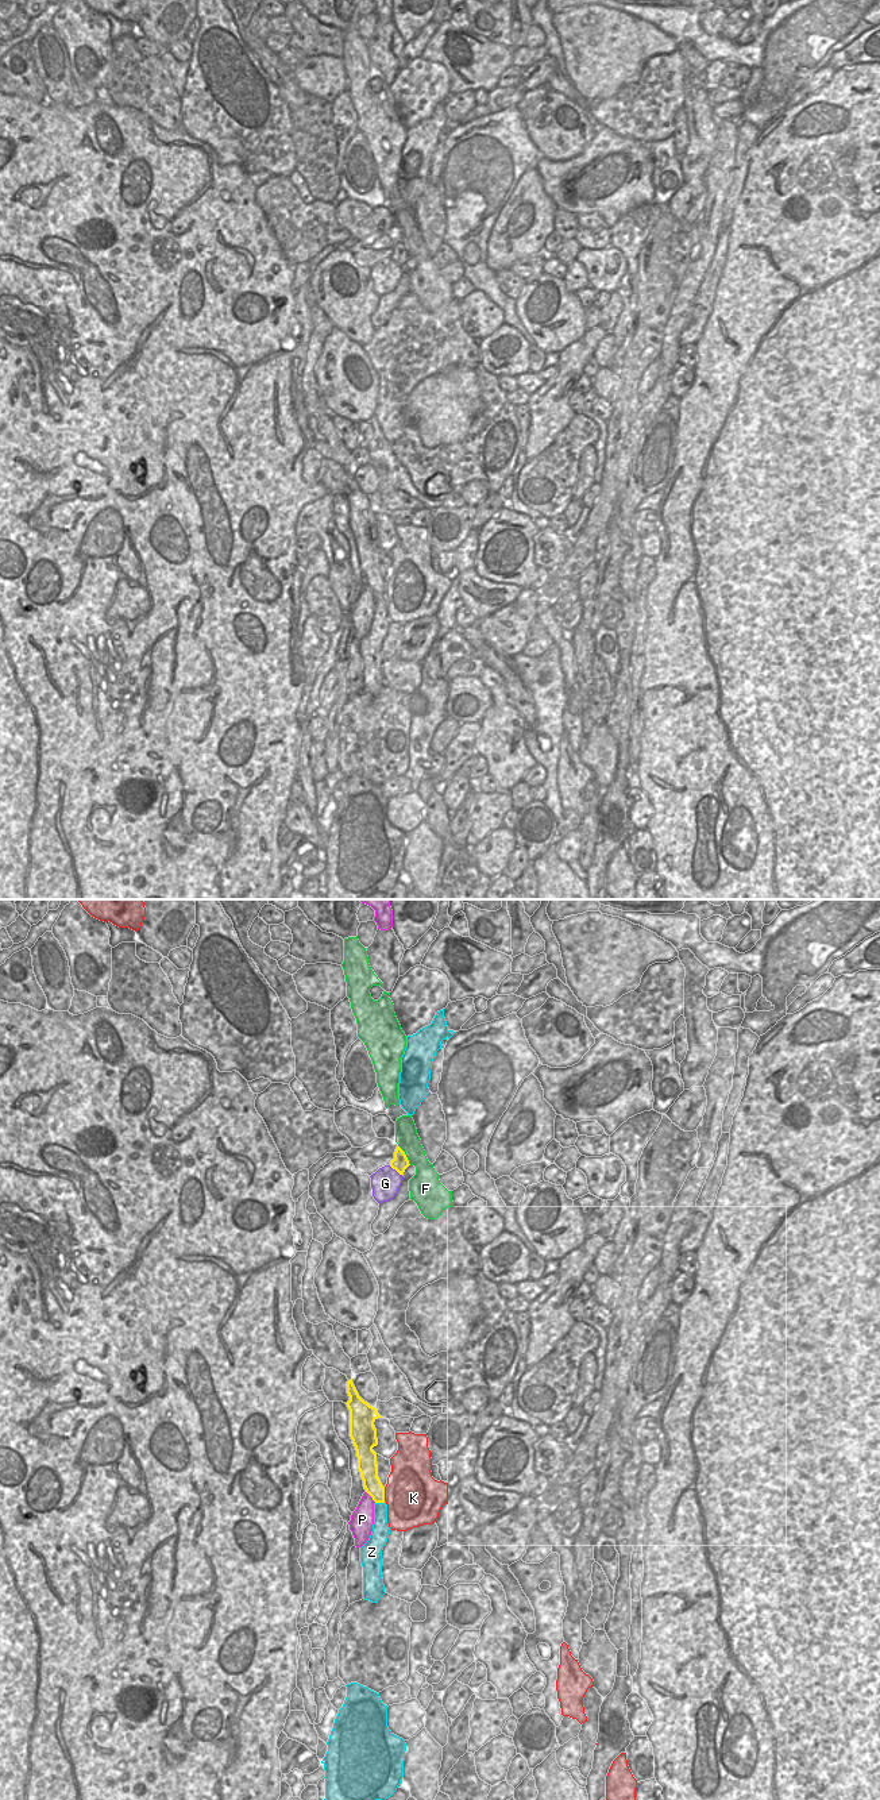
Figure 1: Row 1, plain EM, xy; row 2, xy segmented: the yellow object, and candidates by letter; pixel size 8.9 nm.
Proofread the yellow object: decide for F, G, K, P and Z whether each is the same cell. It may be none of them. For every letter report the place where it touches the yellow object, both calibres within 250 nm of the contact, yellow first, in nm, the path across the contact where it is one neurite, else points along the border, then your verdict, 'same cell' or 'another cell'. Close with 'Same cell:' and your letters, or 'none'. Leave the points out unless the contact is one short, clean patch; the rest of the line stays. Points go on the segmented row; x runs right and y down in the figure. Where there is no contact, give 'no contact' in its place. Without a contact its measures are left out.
F: contact xy (405, 1155); calibres 150 and 200 nm; border xy (398, 1145), (410, 1164); another cell
G: contact xy (396, 1170); calibres 150 and 260 nm; another cell
K: contact xy (383, 1494); calibres 170 and 480 nm; another cell
P: contact xy (370, 1495); calibres 170 and 220 nm; another cell
Z: contact xy (379, 1502); calibres 160 and 150 nm; another cell
Same cell: none

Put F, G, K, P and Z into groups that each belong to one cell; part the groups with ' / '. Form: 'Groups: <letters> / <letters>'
Groups: F / G / K / P / Z

